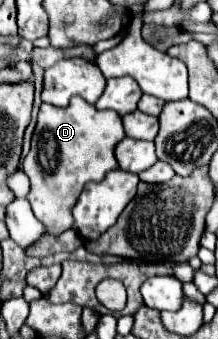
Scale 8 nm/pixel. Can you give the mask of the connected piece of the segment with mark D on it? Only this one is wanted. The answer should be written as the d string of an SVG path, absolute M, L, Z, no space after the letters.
M73 98L69 108L41 104L37 126L31 138L31 150L23 160L23 170L31 180L27 200L33 214L53 236L73 226L71 208L83 186L91 180L103 180L107 172L119 168L115 146L125 138L121 116L113 110L97 110L81 98Z

